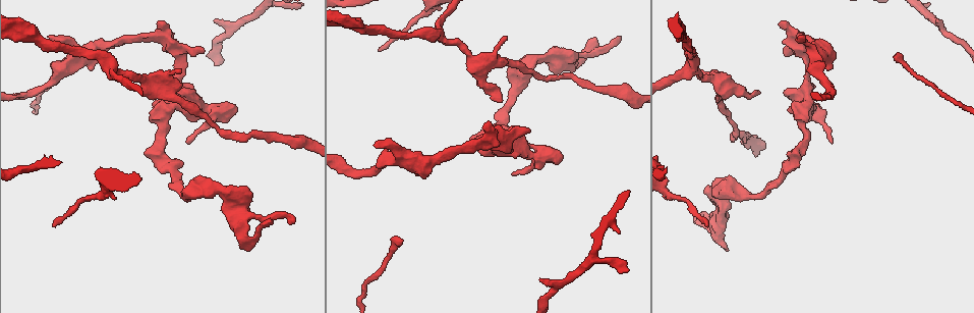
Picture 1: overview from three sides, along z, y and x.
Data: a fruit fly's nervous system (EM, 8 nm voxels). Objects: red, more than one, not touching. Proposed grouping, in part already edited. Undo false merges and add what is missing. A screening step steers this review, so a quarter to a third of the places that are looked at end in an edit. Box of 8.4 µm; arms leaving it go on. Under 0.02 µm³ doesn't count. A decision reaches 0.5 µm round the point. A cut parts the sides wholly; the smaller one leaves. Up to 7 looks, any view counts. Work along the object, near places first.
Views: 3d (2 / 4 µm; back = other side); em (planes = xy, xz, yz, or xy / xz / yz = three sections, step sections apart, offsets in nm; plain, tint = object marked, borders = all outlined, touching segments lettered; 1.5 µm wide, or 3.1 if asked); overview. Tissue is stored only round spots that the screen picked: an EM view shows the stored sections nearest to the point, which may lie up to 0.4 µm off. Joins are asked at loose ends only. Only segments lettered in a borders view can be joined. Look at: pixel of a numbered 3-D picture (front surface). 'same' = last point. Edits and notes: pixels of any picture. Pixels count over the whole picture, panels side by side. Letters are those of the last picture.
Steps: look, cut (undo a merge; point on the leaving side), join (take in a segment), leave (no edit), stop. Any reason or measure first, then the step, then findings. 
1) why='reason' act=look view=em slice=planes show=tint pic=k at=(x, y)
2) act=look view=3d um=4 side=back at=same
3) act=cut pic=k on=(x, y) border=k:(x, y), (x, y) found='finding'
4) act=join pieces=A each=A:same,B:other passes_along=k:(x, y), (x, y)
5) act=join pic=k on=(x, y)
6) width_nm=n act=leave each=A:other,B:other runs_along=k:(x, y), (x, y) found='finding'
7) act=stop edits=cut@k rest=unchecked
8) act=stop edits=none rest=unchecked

why='free end' act=look view=3d um=2 pic=1 at=(485, 122)

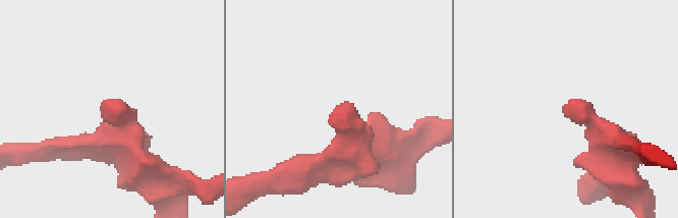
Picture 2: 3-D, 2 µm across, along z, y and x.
act=look view=em slice=xy step=4 show=tint pic=2 at=(107, 105)

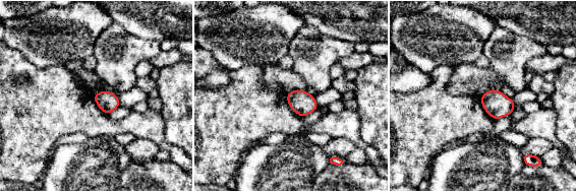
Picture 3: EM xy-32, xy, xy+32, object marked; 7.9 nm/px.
why='cut it another way' act=look view=em slice=planes show=borders at=same

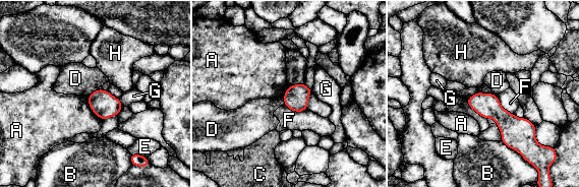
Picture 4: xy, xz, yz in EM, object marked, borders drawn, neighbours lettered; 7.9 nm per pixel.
width_nm=190 longest_contact=A:240nm act=leave each=A:other,B:other,C:other,D:other,E:other,F:other,G:other,H:other found='none of them fits'

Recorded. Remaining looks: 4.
why='branch stops here' act=look view=3d um=2 pic=1 at=(186, 141)

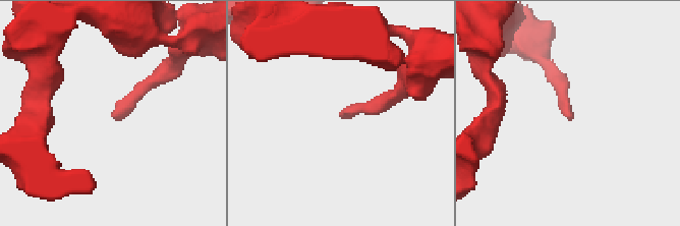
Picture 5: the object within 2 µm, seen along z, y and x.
act=look view=em slice=planes show=borders pic=5 at=(112, 116)

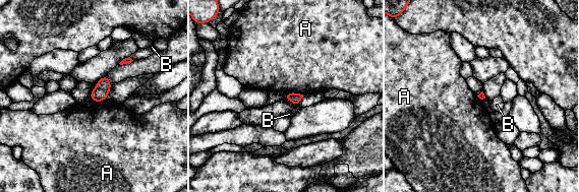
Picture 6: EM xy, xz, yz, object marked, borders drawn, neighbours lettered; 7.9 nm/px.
longest_contact=A:150nm act=leave each=A:other,B:other found='no lettered segment goes on from it'

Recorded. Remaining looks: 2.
why='free end' act=look view=em slice=planes show=borders pic=1 at=(694, 219)

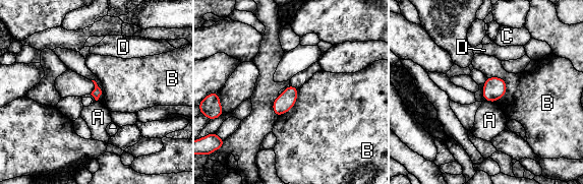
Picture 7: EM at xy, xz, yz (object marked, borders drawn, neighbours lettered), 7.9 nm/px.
act=leave each=A:other,B:other,C:other,D:other border=7:(486, 76), (506, 83), (494, 102) found='no lettered segment goes on from it'

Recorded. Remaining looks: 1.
act=stop edits=none rest=unchecked

